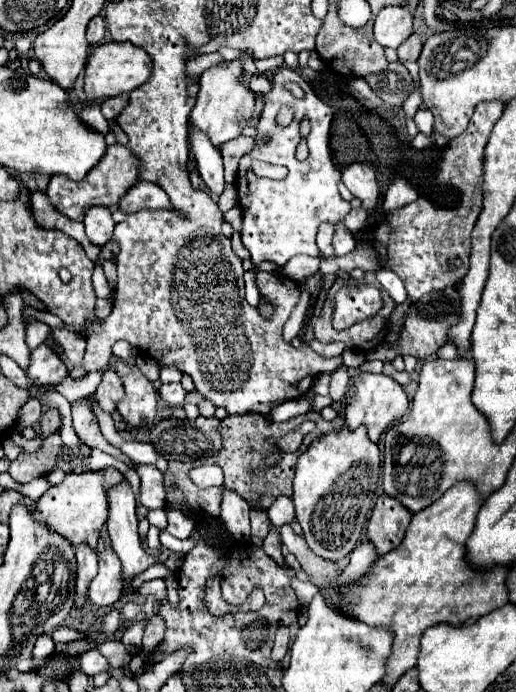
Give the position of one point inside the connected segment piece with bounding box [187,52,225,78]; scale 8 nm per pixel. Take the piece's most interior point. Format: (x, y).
(196, 66)

